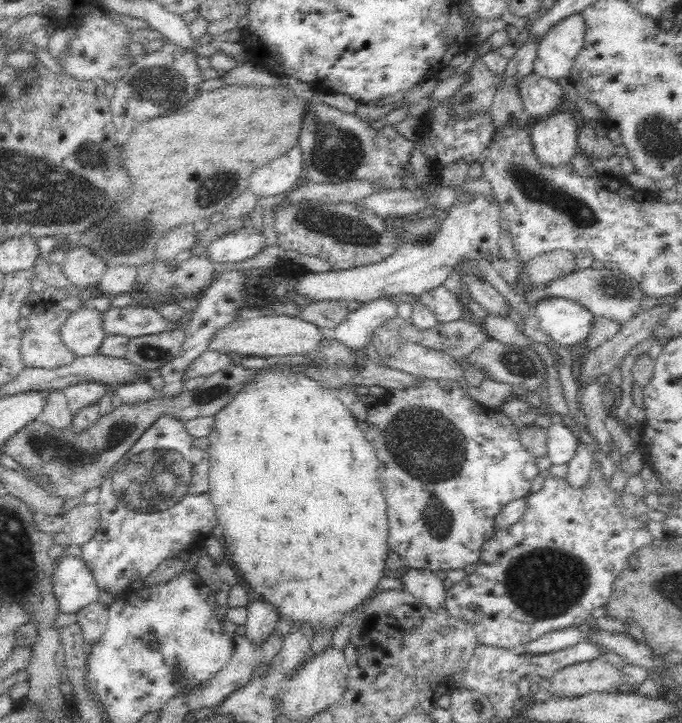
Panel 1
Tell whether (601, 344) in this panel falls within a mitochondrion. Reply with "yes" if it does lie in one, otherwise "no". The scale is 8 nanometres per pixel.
no

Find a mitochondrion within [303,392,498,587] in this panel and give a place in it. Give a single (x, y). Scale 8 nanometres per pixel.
(423, 443)

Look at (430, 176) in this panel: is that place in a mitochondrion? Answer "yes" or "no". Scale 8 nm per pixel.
no

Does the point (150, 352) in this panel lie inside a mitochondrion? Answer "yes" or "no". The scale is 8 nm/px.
yes

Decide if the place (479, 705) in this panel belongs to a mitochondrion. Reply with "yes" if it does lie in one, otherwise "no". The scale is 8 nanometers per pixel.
no

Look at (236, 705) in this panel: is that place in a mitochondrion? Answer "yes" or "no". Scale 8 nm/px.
no

